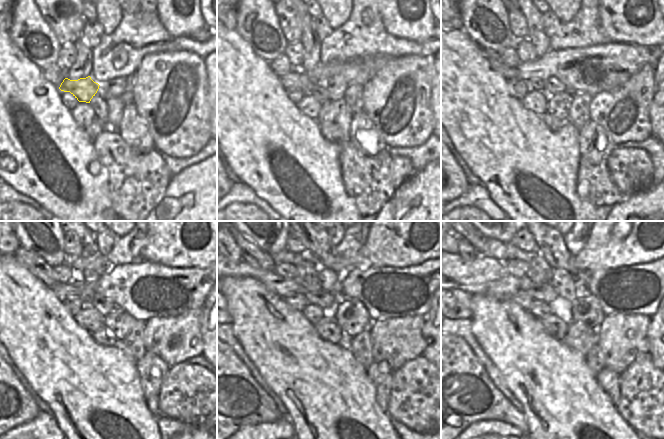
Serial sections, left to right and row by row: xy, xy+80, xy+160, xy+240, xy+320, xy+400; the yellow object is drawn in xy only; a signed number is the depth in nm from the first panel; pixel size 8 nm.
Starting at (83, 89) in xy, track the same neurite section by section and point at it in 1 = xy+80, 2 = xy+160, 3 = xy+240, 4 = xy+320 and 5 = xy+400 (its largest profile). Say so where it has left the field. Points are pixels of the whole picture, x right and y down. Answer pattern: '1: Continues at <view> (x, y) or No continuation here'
1: Continues at xy+80 (296, 80)
2: Continues at xy+160 (510, 74)
3: Continues at xy+240 (35, 264)
4: Continues at xy+320 (250, 253)
5: Continues at xy+400 (474, 241).

